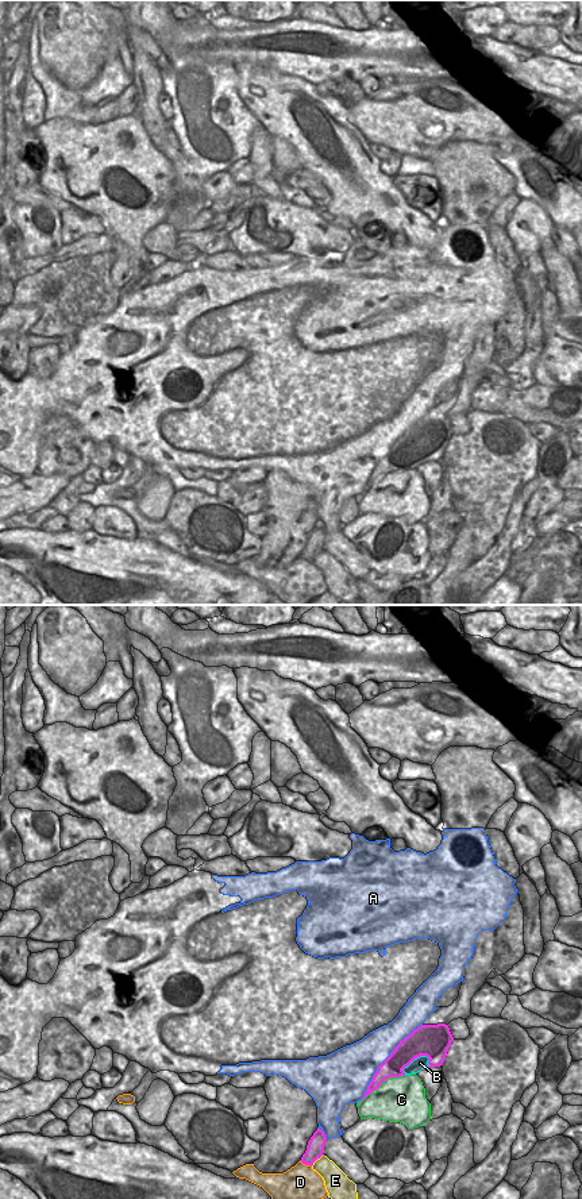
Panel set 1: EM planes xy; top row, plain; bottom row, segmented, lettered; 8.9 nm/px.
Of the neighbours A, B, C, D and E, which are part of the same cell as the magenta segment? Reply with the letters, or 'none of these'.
none of these

